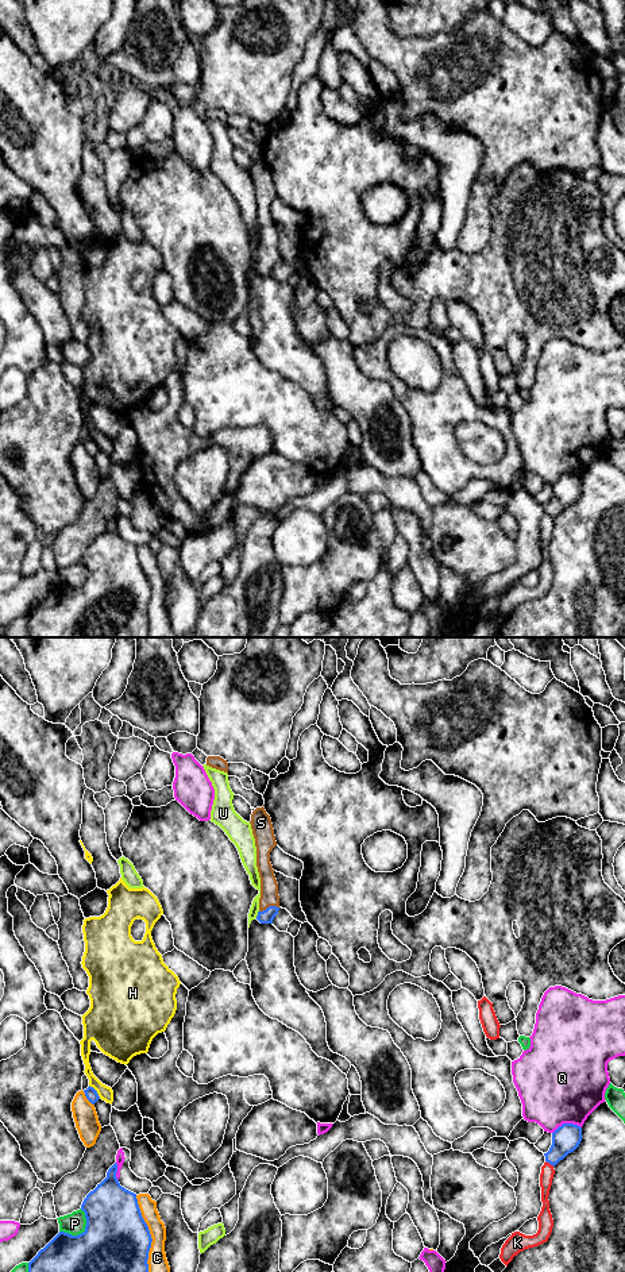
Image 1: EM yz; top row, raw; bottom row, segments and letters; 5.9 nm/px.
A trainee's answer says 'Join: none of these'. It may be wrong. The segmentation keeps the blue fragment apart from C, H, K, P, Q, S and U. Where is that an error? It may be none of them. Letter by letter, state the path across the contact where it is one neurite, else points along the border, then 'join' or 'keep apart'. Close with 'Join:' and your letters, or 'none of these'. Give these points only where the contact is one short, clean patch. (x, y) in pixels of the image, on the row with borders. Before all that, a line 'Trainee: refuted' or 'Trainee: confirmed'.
Trainee: refuted
C: keep apart
H: keep apart
K: keep apart
P: keep apart
Q: keep apart
S: runs through yz (266, 916), (269, 906), (269, 887); join
U: keep apart
Join: S

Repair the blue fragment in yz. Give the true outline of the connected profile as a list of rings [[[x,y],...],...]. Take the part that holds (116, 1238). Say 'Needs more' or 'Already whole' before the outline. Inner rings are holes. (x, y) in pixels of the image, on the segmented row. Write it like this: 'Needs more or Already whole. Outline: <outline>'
Already whole. Outline: [[[115,1163],[107,1177],[90,1191],[81,1204],[85,1213],[85,1231],[72,1236],[59,1231],[28,1263],[28,1272],[148,1272],[151,1234],[144,1222],[136,1194],[120,1186]]]

